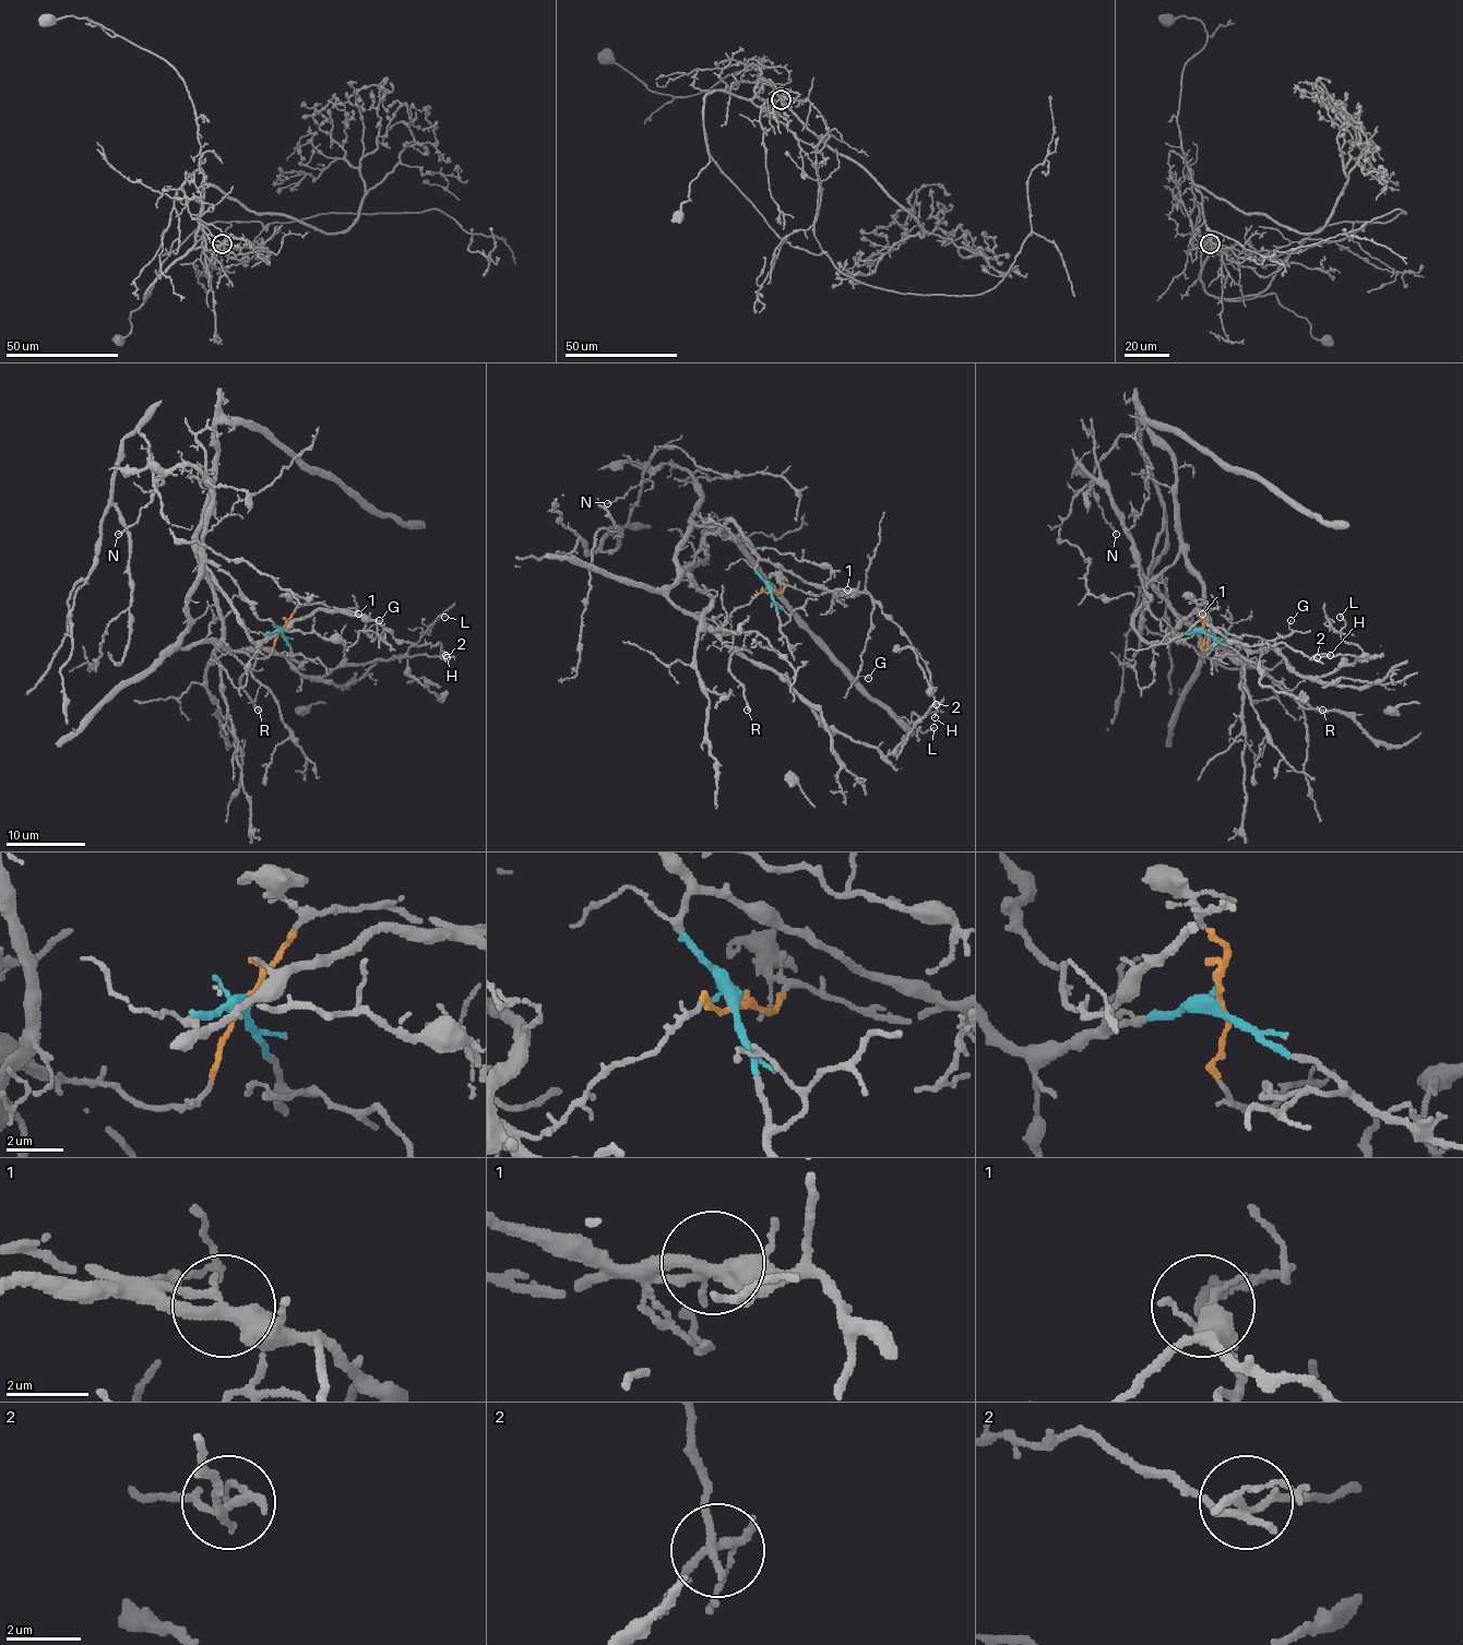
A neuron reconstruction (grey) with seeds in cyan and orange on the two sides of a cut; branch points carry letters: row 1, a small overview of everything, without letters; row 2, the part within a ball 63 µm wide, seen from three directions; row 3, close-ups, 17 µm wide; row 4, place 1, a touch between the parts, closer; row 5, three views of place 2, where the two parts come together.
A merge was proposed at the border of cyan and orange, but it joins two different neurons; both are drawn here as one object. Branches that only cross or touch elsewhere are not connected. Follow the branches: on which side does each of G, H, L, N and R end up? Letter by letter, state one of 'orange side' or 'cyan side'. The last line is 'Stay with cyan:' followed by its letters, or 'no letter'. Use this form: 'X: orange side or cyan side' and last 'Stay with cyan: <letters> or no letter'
G: cyan side
H: orange side
L: orange side
N: orange side
R: orange side
Stay with cyan: G

